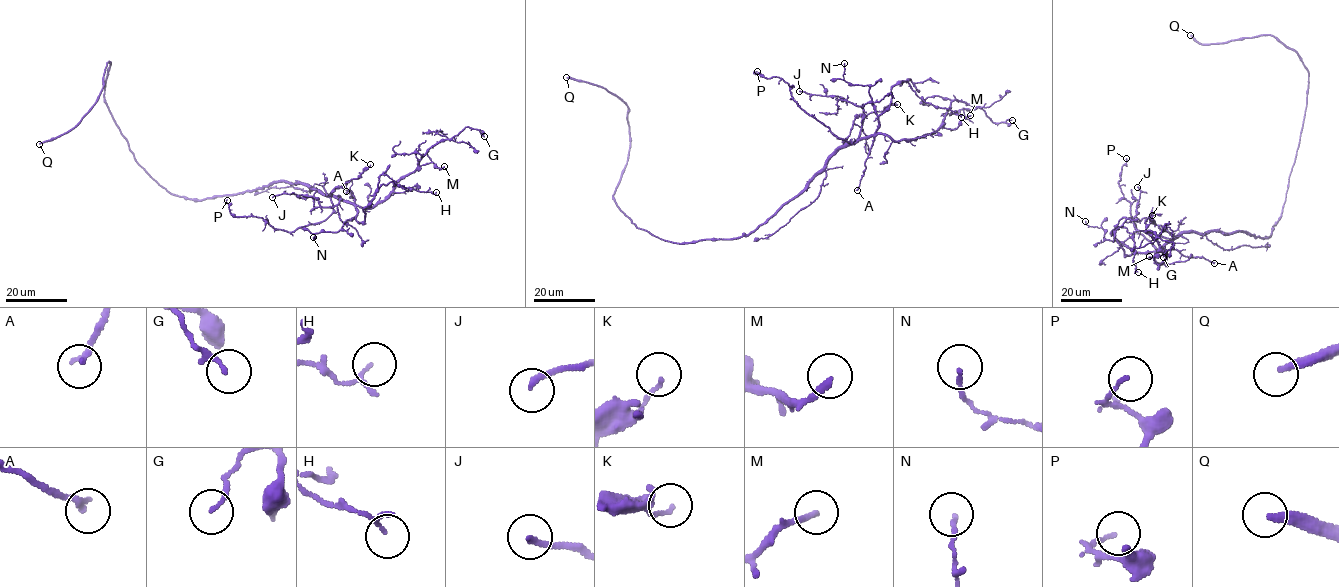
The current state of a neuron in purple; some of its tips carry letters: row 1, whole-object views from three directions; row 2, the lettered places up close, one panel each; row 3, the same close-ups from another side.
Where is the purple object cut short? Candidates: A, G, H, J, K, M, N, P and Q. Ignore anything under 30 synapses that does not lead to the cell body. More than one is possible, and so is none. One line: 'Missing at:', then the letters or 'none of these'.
Missing at: Q

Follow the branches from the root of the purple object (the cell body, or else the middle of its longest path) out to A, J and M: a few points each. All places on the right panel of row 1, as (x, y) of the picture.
A: (1271, 232), (1264, 239), (1242, 232), (1184, 233), (1161, 248), (1214, 263)
J: (1271, 232), (1264, 239), (1214, 231), (1184, 233), (1173, 240), (1139, 230), (1133, 220), (1141, 191), (1137, 187)
M: (1271, 232), (1264, 239), (1242, 232), (1184, 233), (1156, 253), (1155, 261), (1163, 262), (1164, 251), (1149, 256)

